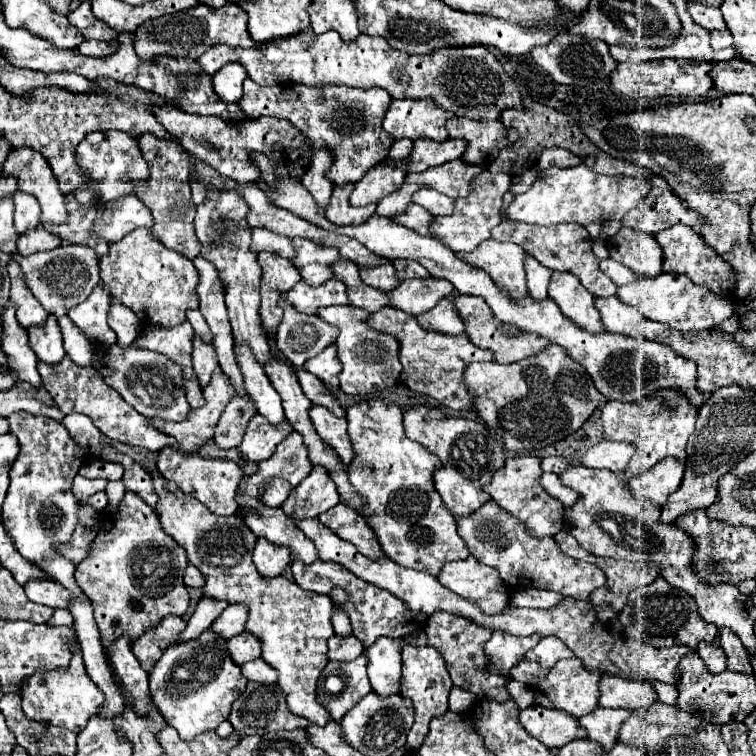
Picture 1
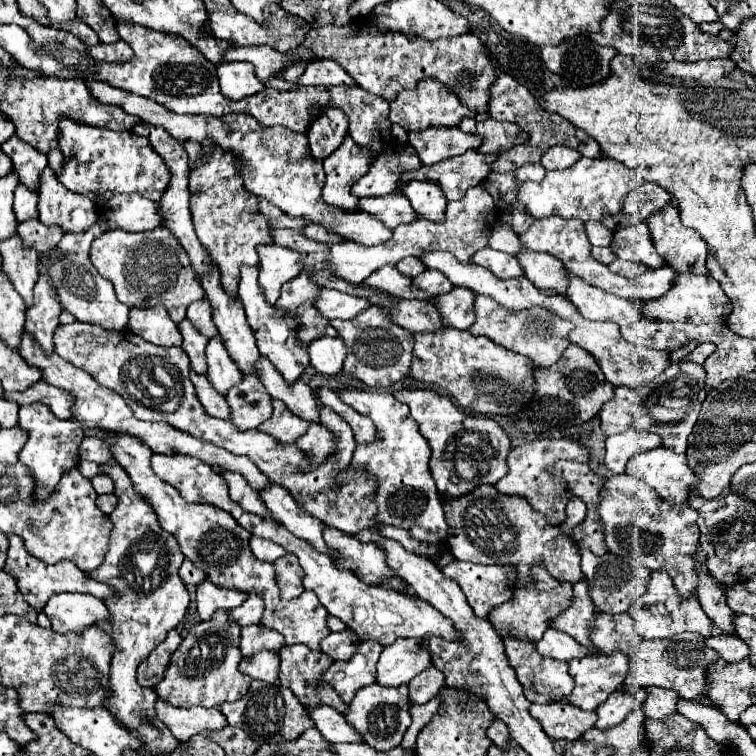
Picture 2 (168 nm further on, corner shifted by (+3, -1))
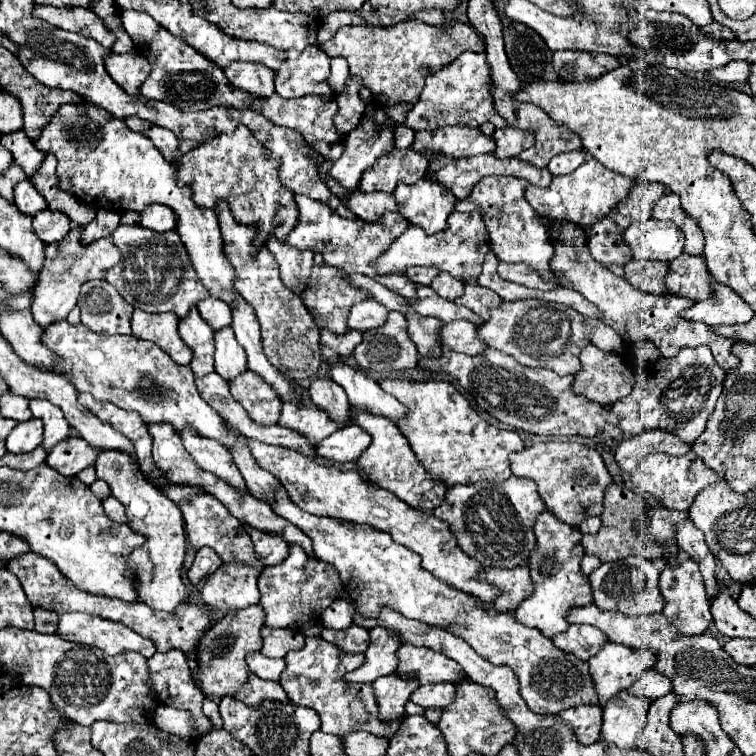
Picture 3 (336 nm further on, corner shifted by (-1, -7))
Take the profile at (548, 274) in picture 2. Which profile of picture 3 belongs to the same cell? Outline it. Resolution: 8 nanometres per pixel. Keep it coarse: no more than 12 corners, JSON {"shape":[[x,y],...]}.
{"shape":[[514,176],[480,180],[454,210],[480,210],[502,262],[550,278],[554,246]]}

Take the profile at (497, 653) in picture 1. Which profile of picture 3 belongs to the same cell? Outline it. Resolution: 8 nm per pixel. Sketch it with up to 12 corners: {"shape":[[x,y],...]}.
{"shape":[[546,508],[534,524],[536,592],[514,610],[552,638],[592,604],[582,532]]}

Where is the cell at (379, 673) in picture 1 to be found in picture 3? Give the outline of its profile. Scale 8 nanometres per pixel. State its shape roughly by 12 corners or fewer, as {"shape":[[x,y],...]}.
{"shape":[[404,644],[396,674],[460,684],[462,668],[426,646]]}

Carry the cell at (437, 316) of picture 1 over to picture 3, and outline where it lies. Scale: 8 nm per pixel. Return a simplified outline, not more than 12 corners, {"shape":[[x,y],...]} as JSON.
{"shape":[[466,284],[456,304],[488,320],[500,296],[480,284]]}

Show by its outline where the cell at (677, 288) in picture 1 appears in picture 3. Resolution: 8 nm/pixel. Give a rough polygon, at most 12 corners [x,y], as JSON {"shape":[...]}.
{"shape":[[730,286],[684,310],[708,326],[748,322],[754,310]]}

